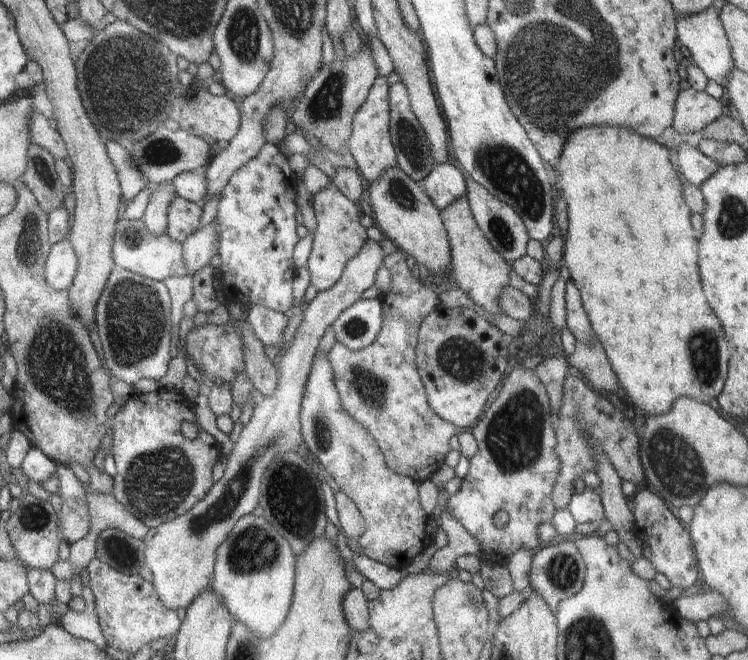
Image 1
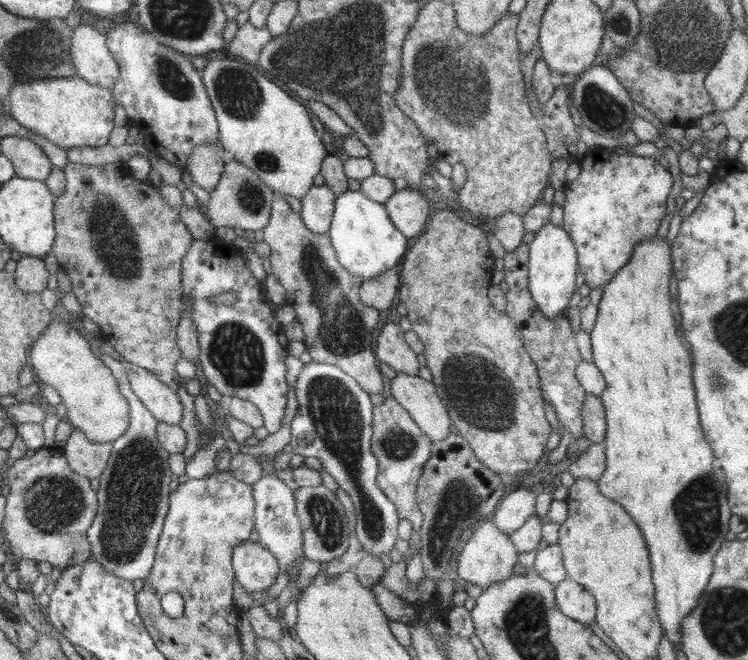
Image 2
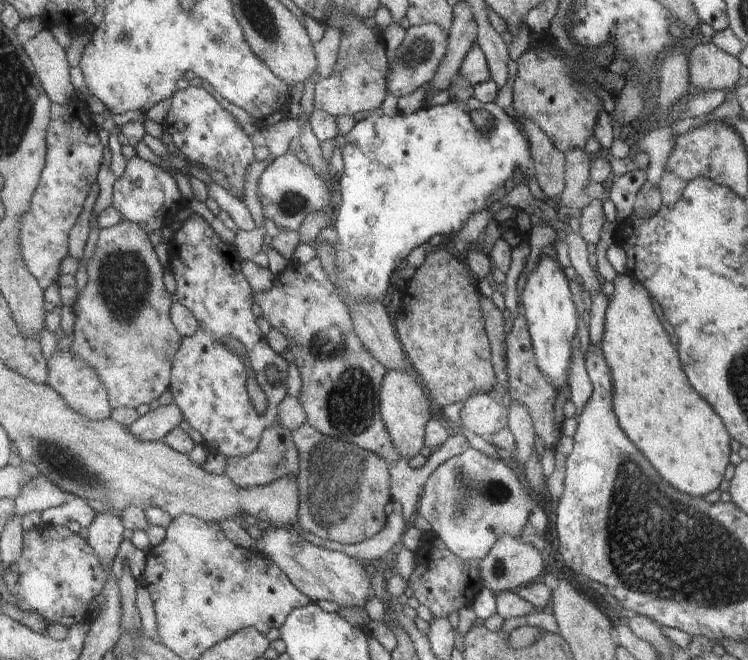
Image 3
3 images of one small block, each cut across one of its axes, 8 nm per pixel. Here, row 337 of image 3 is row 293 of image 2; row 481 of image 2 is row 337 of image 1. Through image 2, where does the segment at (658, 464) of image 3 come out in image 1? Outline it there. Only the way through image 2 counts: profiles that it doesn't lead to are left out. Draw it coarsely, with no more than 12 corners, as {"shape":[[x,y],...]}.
{"shape":[[578,128],[563,261],[634,405],[728,372],[665,147]]}

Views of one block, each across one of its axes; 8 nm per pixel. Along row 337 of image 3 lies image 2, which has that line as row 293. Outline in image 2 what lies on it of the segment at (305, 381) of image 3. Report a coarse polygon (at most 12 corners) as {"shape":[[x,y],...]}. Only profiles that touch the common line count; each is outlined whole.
{"shape":[[283,194],[268,224],[272,276],[312,361],[383,393],[378,310]]}

